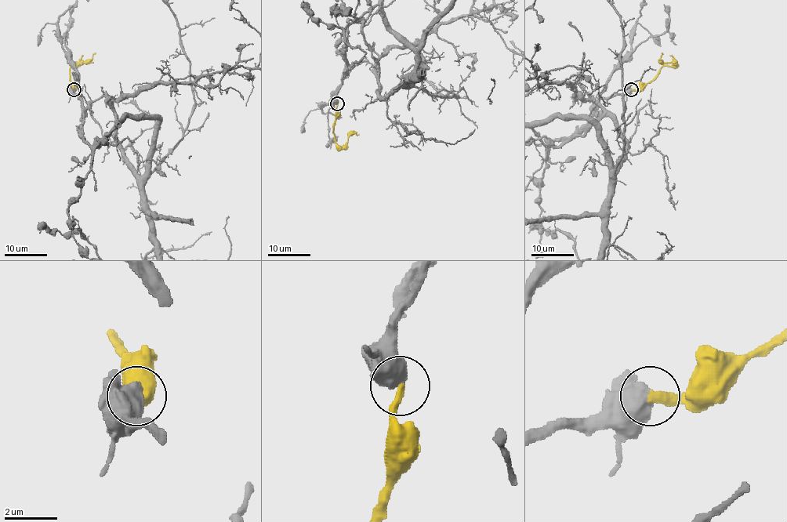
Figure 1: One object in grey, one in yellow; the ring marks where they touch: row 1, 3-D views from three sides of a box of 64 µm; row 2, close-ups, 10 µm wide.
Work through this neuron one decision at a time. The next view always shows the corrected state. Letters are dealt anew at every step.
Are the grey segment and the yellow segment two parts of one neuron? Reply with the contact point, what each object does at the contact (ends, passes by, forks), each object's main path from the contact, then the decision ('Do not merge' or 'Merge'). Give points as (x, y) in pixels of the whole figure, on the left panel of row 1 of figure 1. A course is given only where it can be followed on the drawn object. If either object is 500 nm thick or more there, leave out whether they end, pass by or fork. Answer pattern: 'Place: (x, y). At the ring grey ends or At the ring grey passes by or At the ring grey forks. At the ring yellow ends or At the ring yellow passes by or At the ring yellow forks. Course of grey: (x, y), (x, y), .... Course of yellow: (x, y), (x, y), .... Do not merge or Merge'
Place: (74, 89). Course of grey: (74, 88), (85, 106), (110, 98), (140, 175), (194, 103), (175, 14). Course of yellow: (74, 89), (70, 78), (70, 66), (85, 62), (95, 52). Merge

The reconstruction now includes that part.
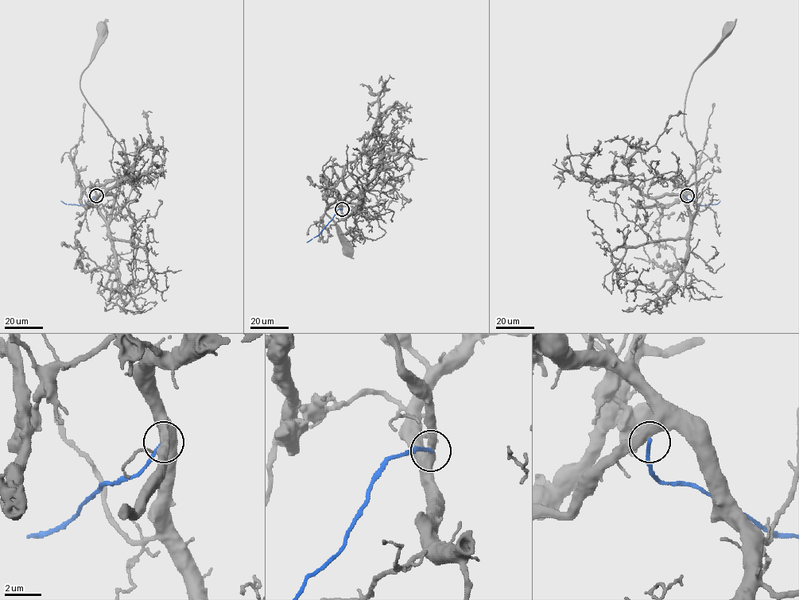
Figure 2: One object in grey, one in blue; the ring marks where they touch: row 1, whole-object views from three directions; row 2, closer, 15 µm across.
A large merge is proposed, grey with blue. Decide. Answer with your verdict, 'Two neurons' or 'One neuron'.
Two neurons

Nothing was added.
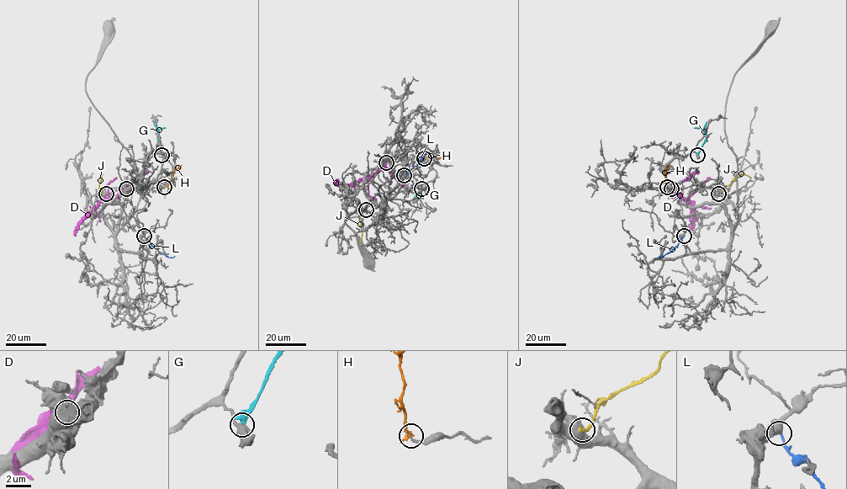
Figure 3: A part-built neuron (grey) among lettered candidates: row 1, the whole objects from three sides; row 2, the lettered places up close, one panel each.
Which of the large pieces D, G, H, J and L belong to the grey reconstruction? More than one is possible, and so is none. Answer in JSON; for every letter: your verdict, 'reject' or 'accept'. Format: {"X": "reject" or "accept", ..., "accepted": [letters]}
{"D": "reject", "G": "reject", "H": "accept", "J": "reject", "L": "reject", "accepted": ["H"]}

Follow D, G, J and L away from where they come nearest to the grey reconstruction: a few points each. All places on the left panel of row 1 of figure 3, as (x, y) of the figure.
D: (126, 188), (113, 199), (103, 200), (76, 227), (75, 236)
G: (162, 155), (158, 130), (166, 128)
J: (106, 194), (98, 188), (101, 178)
L: (144, 236), (161, 252), (168, 257), (174, 256)

